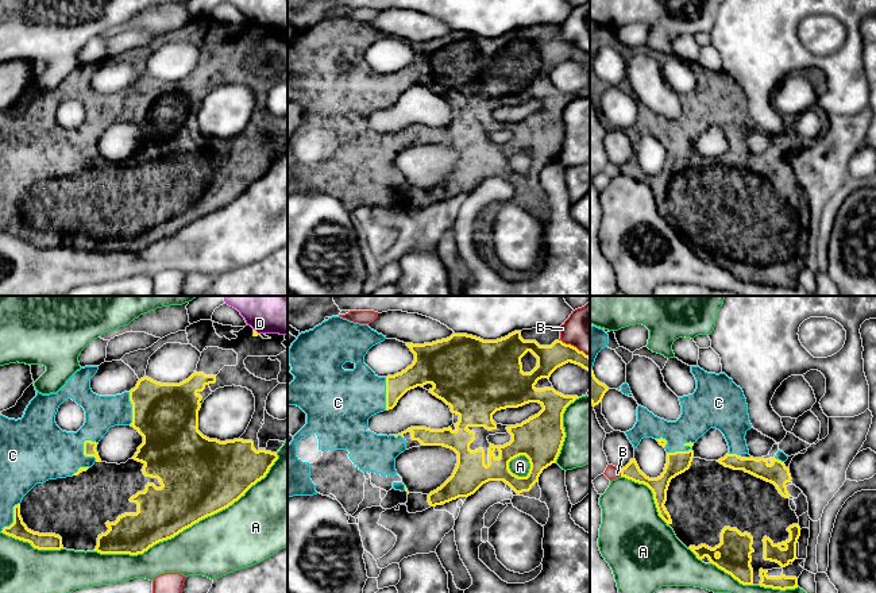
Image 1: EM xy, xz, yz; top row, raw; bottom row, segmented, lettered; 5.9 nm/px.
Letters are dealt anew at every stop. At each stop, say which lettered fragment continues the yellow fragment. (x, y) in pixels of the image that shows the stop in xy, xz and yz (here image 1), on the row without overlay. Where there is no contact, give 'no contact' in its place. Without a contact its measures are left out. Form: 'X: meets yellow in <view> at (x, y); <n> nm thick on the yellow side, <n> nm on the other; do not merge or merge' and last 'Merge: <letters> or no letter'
A: meets yellow in xy at (190, 223); 400 nm thick on the yellow side, 360 nm on the other; do not merge
B: meets yellow in yz at (620, 169); 110 nm thick on the yellow side, 80 nm on the other; do not merge
C: meets yellow in yz at (682, 149); 140 nm thick on the yellow side, 220 nm on the other; merge
D: meets yellow in xy at (255, 29); 30 nm thick on the yellow side, 190 nm on the other; do not merge
Merge: C

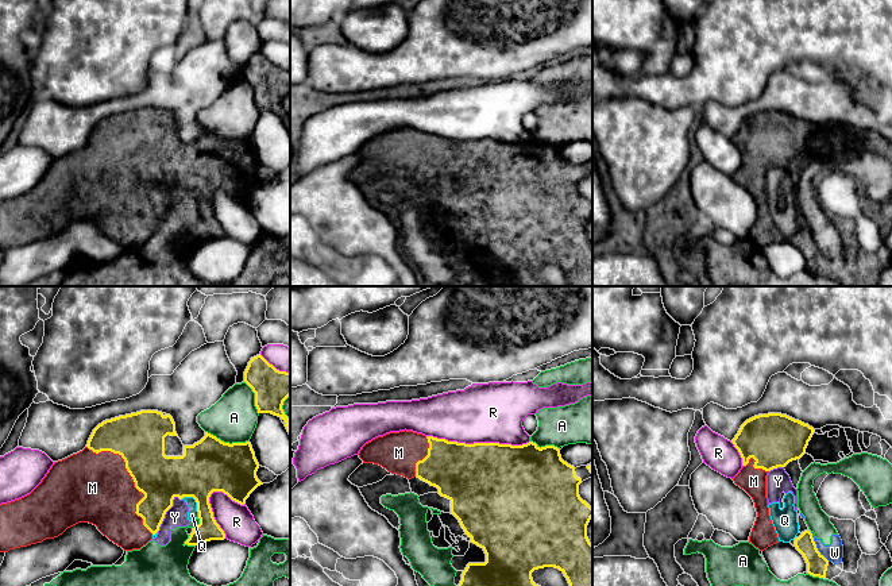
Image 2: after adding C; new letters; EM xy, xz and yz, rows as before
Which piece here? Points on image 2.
A: meets yellow in xy at (227, 141); 320 nm thick on the yellow side, 280 nm on the other; do not merge
M: meets yellow in xy at (132, 176); 300 nm thick on the yellow side, 420 nm on the other; merge
Q: meets yellow in xy at (197, 201); 320 nm thick on the yellow side, 60 nm on the other; do not merge
R: meets yellow in xz at (478, 141); 500 nm thick on the yellow side, 360 nm on the other; do not merge
W: meets yellow in yz at (815, 245); 130 nm thick on the yellow side, 110 nm on the other; do not merge
Y: meets yellow in xy at (165, 211); 280 nm thick on the yellow side, 130 nm on the other; do not merge
Merge: M

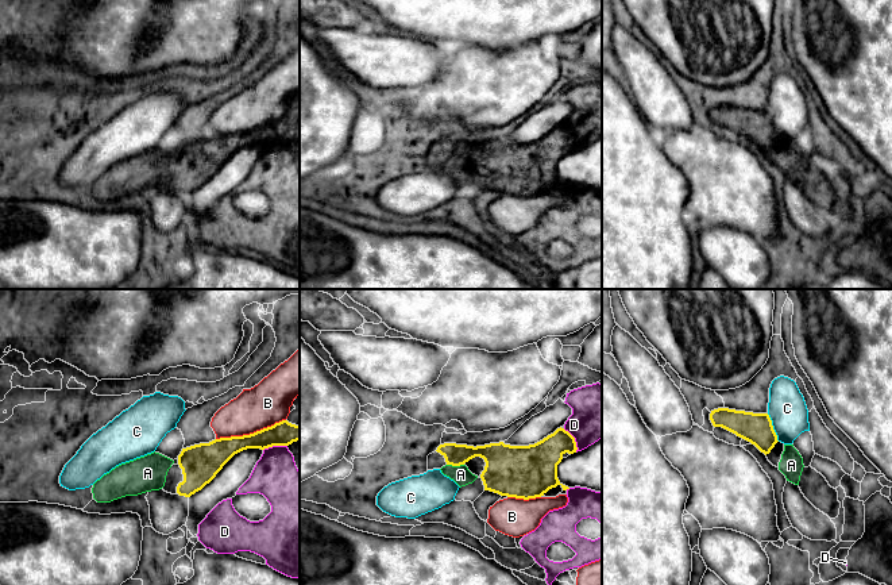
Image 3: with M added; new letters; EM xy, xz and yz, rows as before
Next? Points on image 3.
A: meets yellow in xz at (455, 162); 160 nm thick on the yellow side, 110 nm on the other; merge
B: meets yellow in xy at (250, 131); 160 nm thick on the yellow side, 260 nm on the other; do not merge
C: meets yellow in yz at (772, 124); 180 nm thick on the yellow side, 220 nm on the other; do not merge
D: meets yellow in xz at (574, 137); 220 nm thick on the yellow side, 320 nm on the other; do not merge
Merge: A

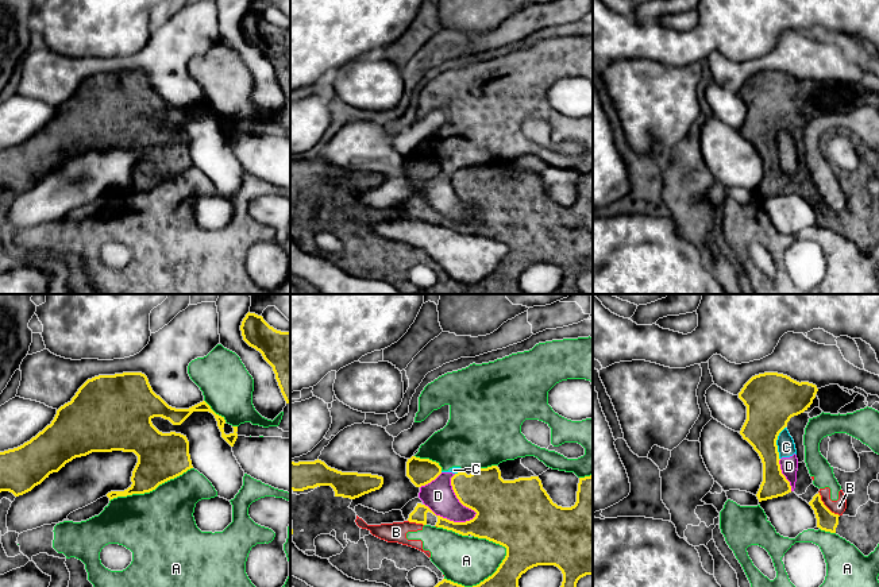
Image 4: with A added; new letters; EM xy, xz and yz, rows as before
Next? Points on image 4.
A: meets yellow in xz at (481, 280); 260 nm thick on the yellow side, 280 nm on the other; do not merge
B: meets yellow in yz at (824, 203); 120 nm thick on the yellow side, 90 nm on the other; do not merge
C: meets yellow in yz at (775, 141); 300 nm thick on the yellow side, 110 nm on the other; do not merge
D: meets yellow in xz at (461, 200); 320 nm thick on the yellow side, 180 nm on the other; do not merge
Merge: no letter

